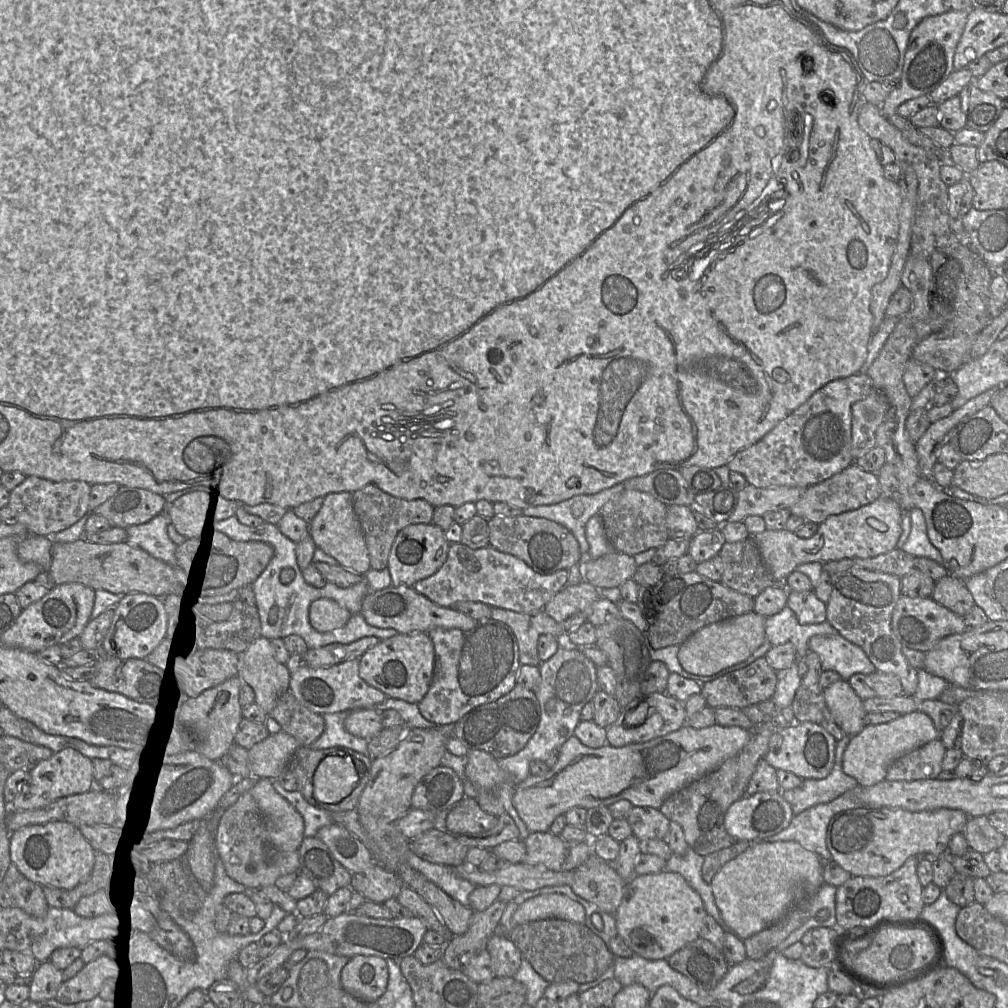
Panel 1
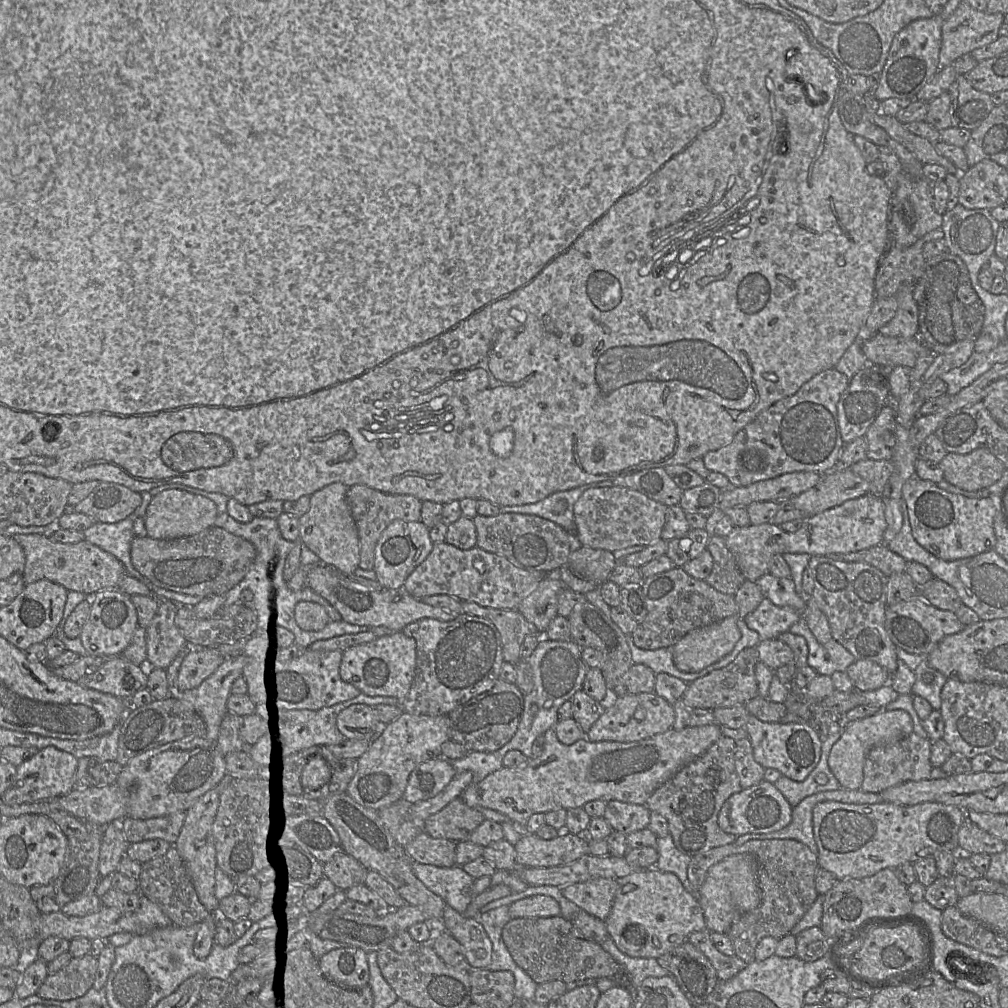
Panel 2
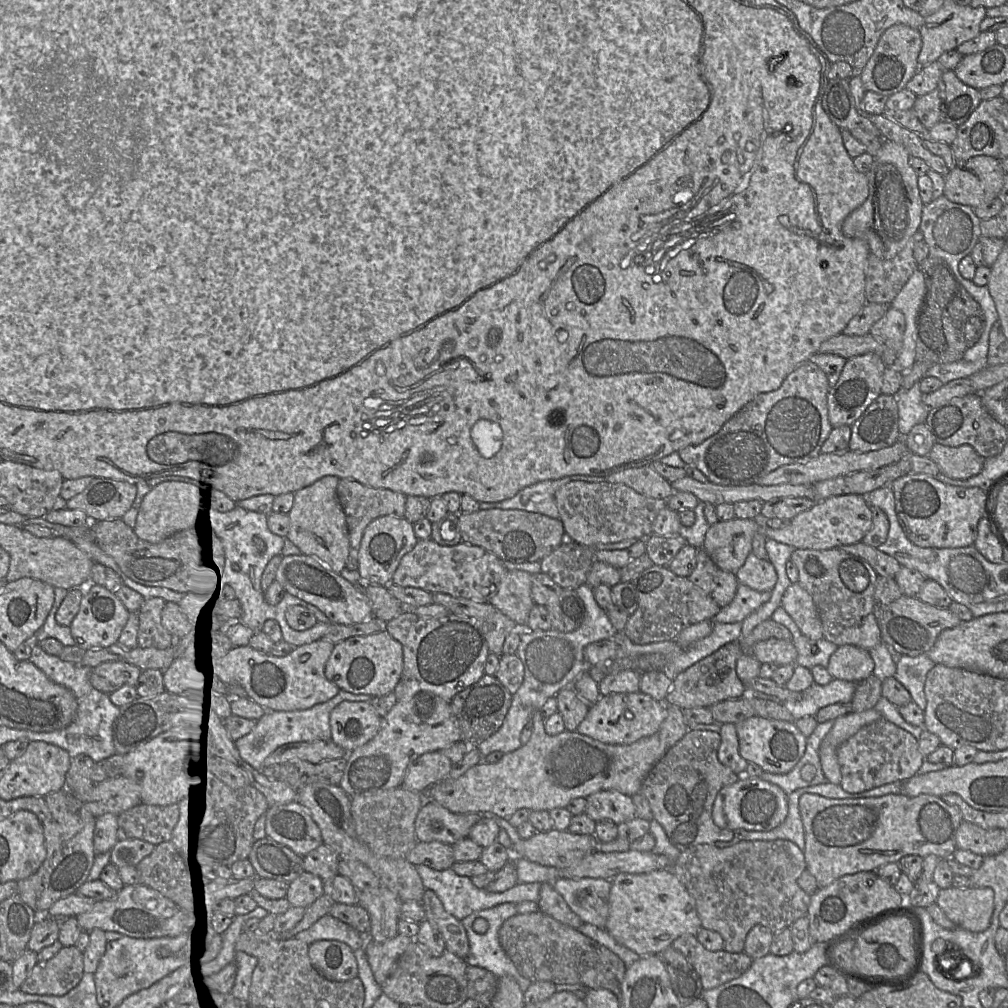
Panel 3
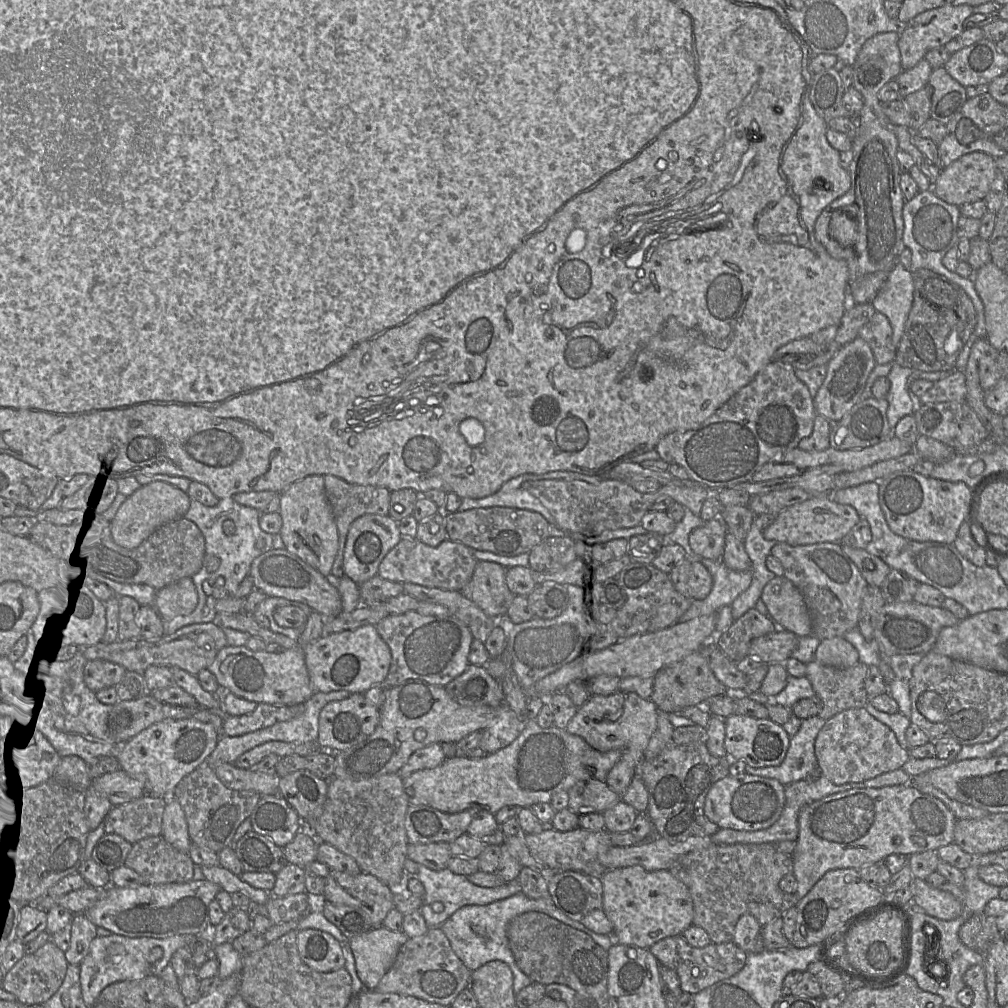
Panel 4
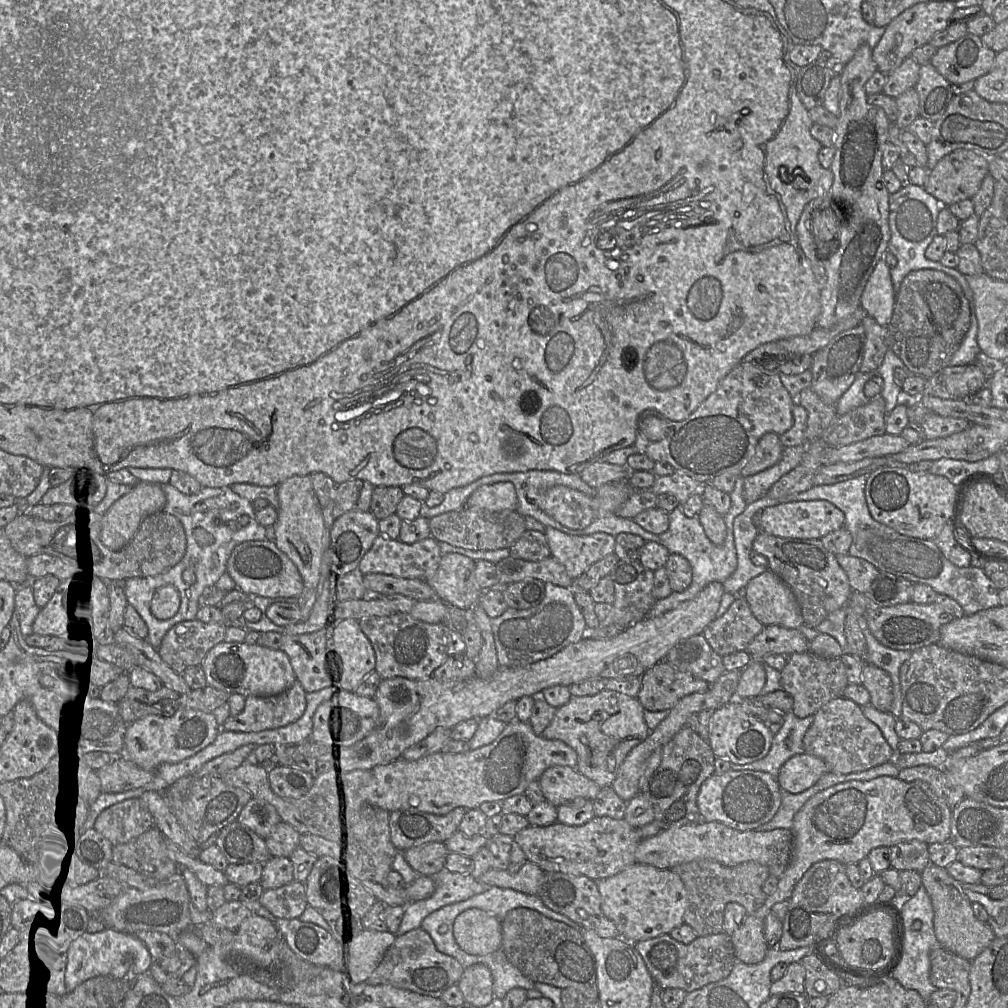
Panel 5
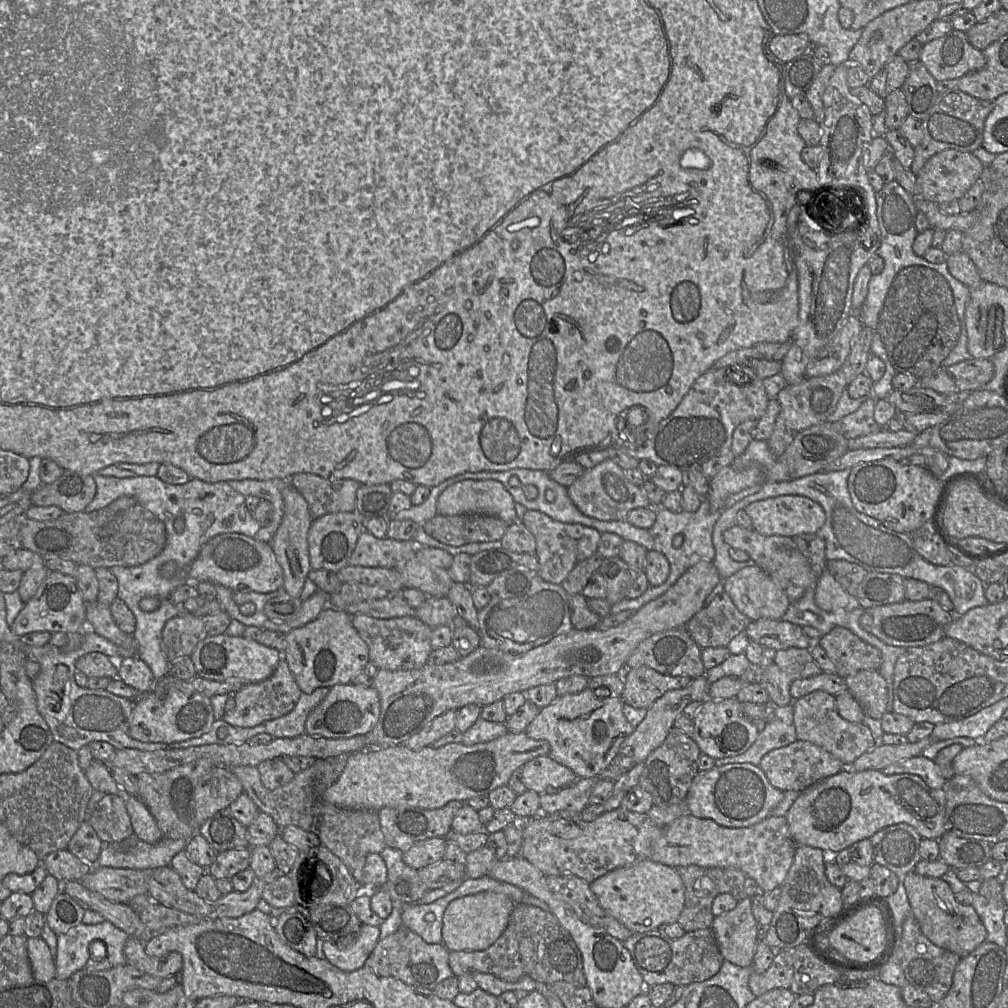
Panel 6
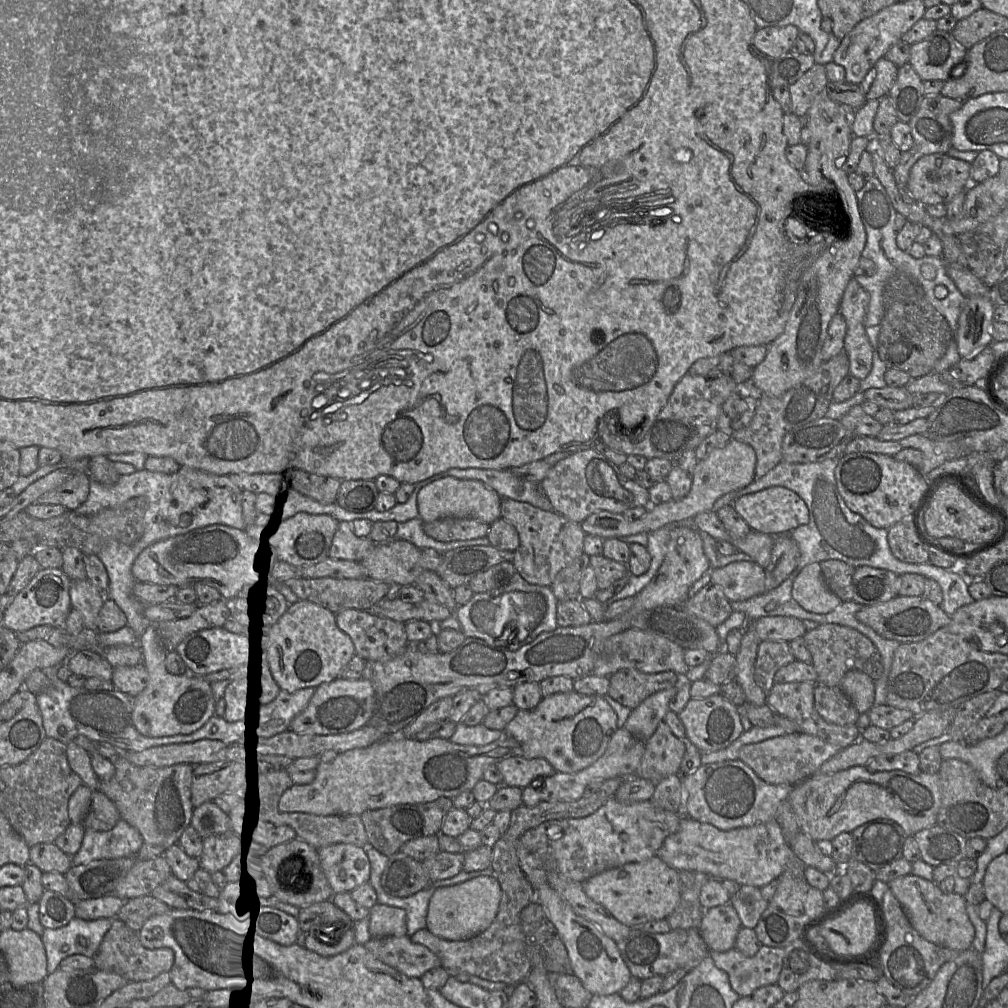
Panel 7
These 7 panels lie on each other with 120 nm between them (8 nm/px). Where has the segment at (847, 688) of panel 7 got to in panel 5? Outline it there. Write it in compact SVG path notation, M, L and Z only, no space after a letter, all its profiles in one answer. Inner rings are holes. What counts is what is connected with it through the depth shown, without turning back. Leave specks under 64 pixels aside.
M866 664L861 674L861 685L870 695L869 705L888 712L893 701L893 686L889 674L873 664Z

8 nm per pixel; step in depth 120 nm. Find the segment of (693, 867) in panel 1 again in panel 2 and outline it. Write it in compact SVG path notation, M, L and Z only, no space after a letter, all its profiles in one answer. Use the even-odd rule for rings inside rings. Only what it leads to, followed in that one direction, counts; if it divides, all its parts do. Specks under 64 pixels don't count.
M670 835L658 838L657 851L659 856L655 869L675 874L682 882L686 891L699 902L700 890L695 889L691 885L687 875L691 856L682 853L676 848Z

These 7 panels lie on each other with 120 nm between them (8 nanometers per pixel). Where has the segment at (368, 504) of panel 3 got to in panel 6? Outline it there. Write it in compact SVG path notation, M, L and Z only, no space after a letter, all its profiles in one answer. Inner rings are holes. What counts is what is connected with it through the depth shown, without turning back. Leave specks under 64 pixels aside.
M297 473L288 483L295 487L308 503L313 519L334 512L353 512L360 483L353 479L329 480L313 473Z

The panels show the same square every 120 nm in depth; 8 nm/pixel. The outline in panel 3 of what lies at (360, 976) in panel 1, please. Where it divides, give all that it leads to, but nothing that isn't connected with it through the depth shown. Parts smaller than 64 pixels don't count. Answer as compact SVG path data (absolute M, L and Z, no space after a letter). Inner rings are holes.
M319 940L309 945L313 966L326 978L345 982L358 976L358 963L354 951L346 943Z

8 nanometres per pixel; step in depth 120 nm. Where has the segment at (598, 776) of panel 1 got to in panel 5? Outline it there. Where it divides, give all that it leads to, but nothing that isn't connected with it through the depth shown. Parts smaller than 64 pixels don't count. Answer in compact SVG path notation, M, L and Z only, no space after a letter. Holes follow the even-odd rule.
M519 720L507 724L504 731L489 745L463 753L437 752L415 761L398 758L388 764L378 765L370 770L371 781L358 789L358 799L367 804L394 810L415 809L435 815L446 815L458 807L478 809L482 803L503 801L518 794L524 794L527 786L538 781L542 773L552 766L577 767L576 751L560 740L548 740L534 733L531 726Z

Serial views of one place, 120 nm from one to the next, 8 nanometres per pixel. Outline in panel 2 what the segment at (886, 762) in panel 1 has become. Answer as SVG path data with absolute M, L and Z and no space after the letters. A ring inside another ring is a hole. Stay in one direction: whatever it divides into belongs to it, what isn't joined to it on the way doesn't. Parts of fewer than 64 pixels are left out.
M881 710L873 716L852 721L842 727L840 738L829 753L828 766L839 781L841 788L860 789L863 782L864 761L868 751L874 746L900 740L912 732L912 718L904 710Z

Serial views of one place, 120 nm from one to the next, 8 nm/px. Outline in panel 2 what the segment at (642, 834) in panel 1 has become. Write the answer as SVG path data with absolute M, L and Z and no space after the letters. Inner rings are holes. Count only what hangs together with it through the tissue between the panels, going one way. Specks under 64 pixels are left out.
M611 800L607 802L603 818L615 831L627 835L648 828L650 813L645 805Z

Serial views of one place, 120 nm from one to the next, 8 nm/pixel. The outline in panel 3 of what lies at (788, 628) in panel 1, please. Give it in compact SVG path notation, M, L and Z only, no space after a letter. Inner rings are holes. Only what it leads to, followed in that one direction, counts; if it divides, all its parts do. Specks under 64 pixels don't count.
M739 583L734 599L727 606L722 607L712 620L714 623L741 623L751 613L767 603L770 596L770 592L756 591Z

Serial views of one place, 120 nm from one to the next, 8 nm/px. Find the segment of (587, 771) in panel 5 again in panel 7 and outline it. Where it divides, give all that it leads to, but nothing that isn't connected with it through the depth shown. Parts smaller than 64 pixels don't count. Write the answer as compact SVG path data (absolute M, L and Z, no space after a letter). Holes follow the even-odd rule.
M572 691L544 697L531 710L518 710L504 729L504 734L519 742L523 757L543 758L556 772L577 773L604 754L618 728L617 715L603 696Z

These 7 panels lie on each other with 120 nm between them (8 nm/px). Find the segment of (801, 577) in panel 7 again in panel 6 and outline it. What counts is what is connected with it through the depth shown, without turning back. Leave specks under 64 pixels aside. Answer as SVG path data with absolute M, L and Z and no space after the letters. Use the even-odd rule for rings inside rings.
M827 569L818 575L813 591L816 605L827 612L852 610L860 606L857 598L846 592Z

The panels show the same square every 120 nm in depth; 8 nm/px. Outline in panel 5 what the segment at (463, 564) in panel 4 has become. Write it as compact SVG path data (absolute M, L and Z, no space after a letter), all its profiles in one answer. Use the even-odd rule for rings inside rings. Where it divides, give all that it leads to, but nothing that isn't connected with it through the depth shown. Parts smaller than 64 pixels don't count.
M381 534L374 540L371 548L361 559L358 570L362 574L381 573L407 579L426 581L437 570L443 552L433 537L407 544L398 539L390 539Z

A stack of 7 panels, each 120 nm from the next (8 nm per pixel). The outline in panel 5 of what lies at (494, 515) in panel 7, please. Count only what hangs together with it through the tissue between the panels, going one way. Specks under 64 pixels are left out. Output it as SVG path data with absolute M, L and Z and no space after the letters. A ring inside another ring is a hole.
M498 482L476 489L464 508L503 511L517 509L517 495L511 482Z

